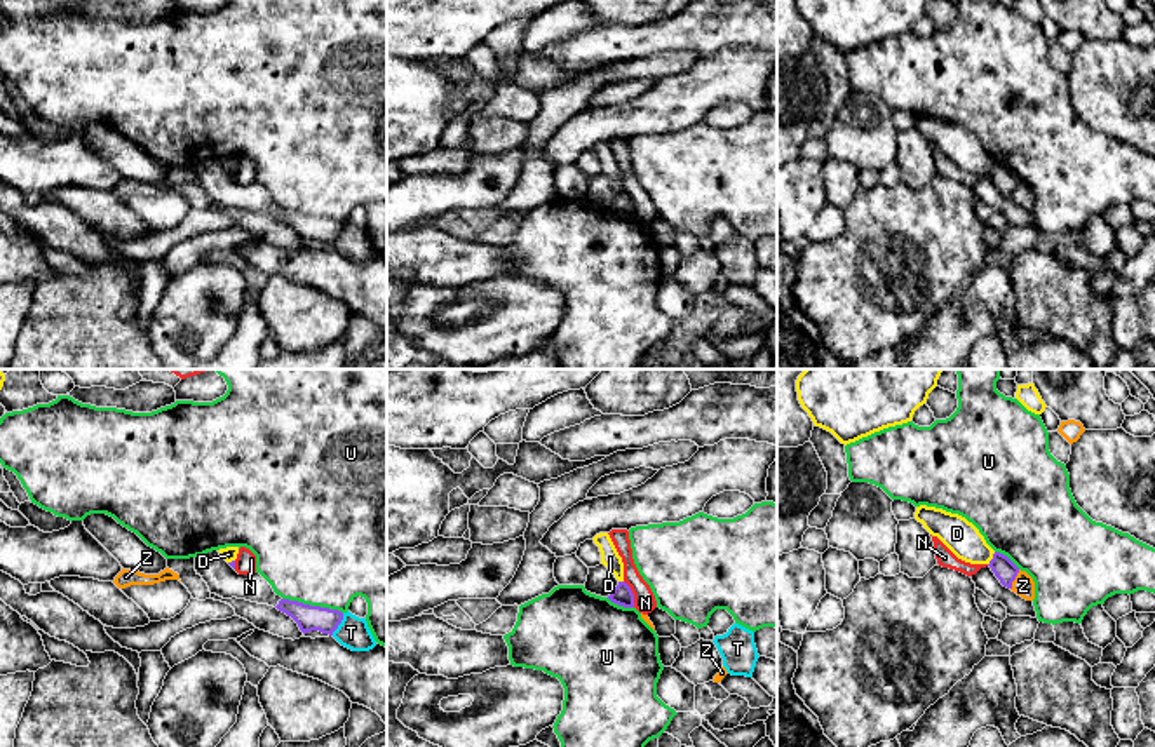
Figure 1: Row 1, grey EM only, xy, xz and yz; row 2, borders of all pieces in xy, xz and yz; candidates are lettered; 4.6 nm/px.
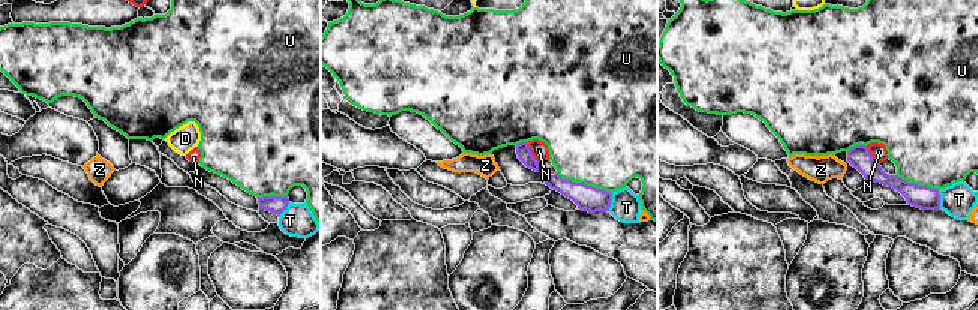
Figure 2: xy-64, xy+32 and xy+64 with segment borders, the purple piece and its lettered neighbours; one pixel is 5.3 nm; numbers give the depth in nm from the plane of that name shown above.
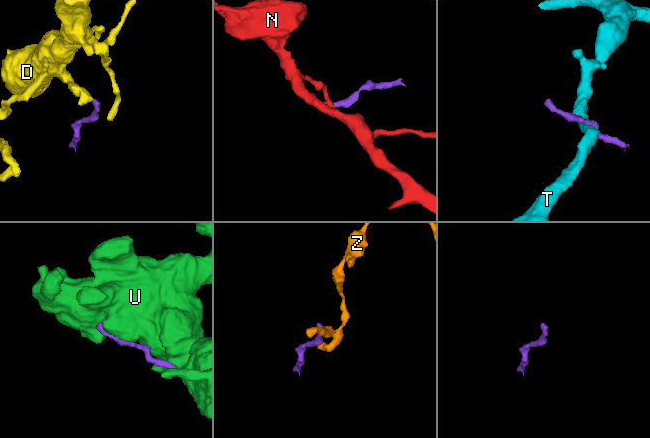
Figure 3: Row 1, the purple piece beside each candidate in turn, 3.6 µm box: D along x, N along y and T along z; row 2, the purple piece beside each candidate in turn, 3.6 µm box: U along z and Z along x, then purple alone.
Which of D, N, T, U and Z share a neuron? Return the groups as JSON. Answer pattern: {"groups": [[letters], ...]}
{"groups": [["D"], ["N"], ["T"], ["U"], ["Z"]]}

